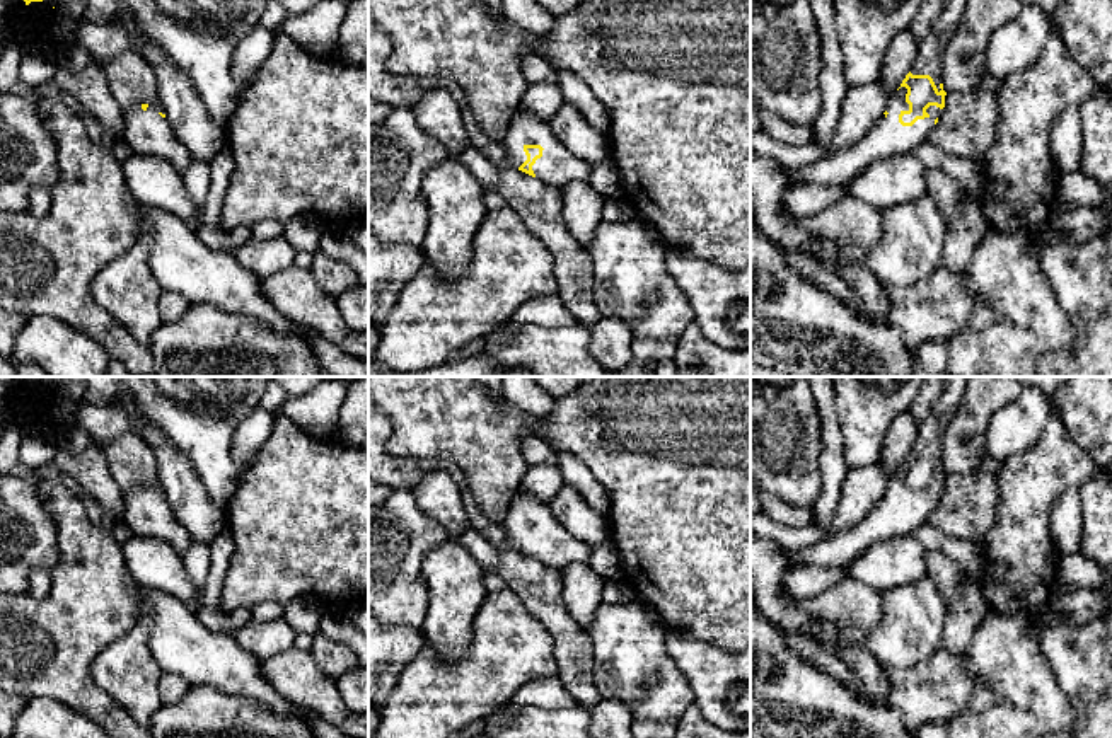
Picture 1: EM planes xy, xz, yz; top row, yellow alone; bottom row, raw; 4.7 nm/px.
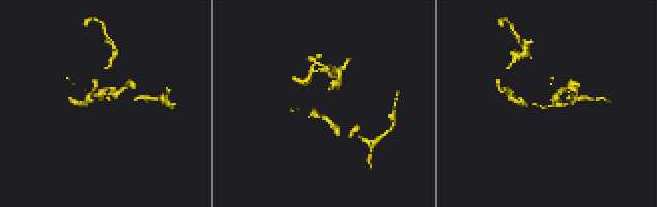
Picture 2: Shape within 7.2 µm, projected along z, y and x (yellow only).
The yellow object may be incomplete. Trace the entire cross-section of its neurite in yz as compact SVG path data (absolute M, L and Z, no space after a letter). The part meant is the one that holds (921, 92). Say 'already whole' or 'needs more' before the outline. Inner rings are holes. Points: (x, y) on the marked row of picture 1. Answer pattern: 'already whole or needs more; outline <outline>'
needs more; outline M945 0L933 22L933 31L921 37L911 72L889 99L883 116L860 141L839 148L819 162L785 169L786 176L798 184L846 186L872 164L909 153L928 141L945 107L941 53L947 36L957 31L965 9L967 0Z

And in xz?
needs more; outline M517 111L501 141L510 164L532 177L559 189L588 181L592 165L568 152L537 114Z

